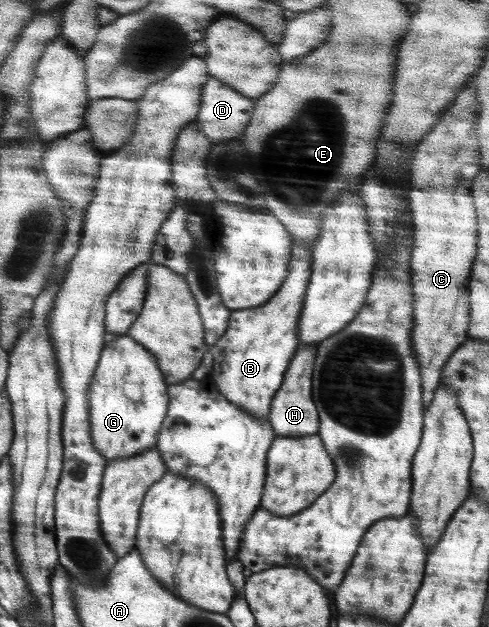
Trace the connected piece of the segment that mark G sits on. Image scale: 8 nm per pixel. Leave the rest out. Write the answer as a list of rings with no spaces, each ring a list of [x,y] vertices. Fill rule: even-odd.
[[[128,335],[120,336],[116,342],[107,345],[103,358],[95,374],[95,384],[92,384],[92,428],[95,445],[107,456],[108,462],[116,459],[130,458],[139,455],[155,446],[160,433],[160,426],[170,407],[170,385],[156,359],[149,349]]]

